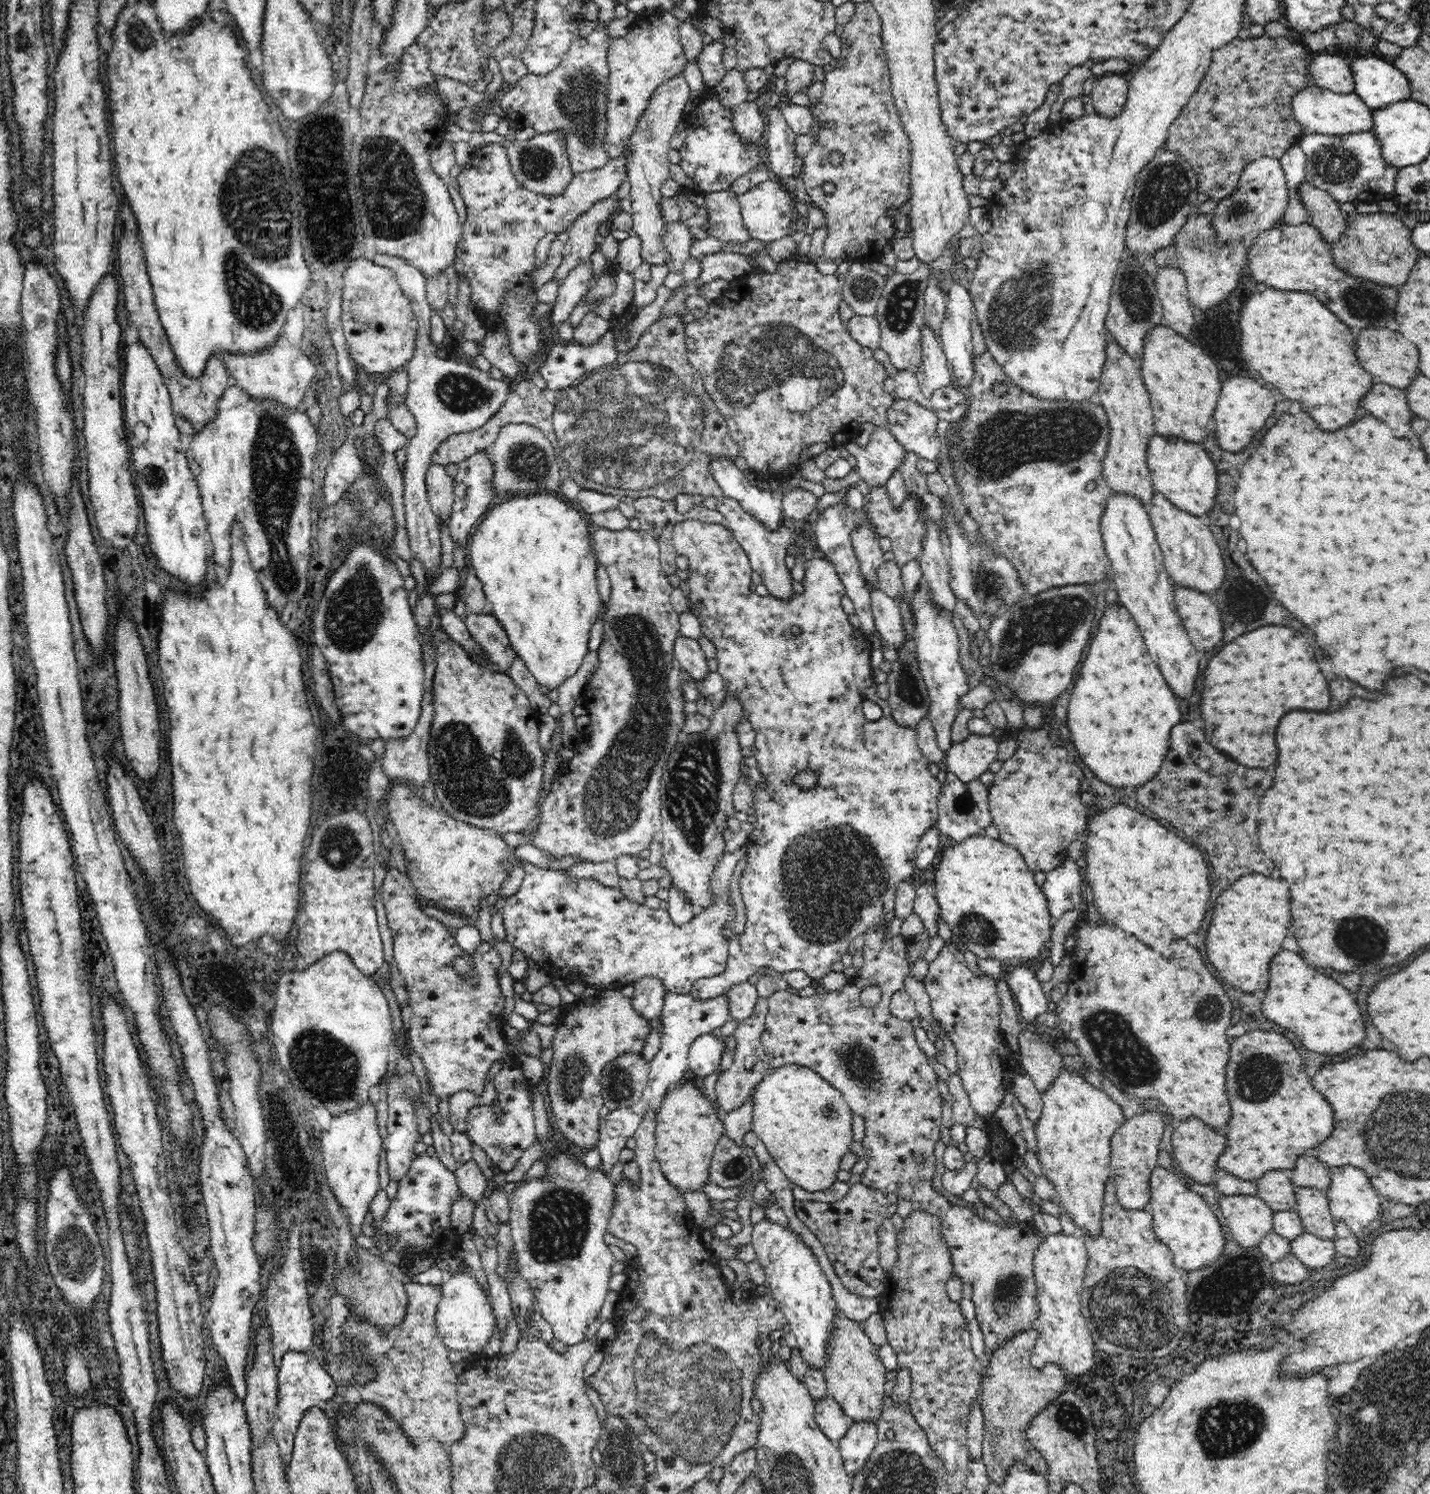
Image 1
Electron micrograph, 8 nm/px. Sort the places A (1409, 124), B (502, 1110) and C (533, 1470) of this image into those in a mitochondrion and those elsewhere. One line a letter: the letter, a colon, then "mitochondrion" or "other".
A: other
B: other
C: mitochondrion

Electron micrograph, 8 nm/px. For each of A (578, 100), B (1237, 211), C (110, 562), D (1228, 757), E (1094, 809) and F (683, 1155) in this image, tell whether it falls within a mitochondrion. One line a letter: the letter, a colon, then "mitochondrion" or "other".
A: mitochondrion
B: mitochondrion
C: other
D: other
E: other
F: other

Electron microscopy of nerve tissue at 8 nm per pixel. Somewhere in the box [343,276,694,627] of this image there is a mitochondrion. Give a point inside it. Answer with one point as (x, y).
(458, 393)

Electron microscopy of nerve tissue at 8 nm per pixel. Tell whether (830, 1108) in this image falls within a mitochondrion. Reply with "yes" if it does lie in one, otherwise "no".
yes

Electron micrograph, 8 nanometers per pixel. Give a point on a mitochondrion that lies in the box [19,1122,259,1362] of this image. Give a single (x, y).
(74, 1254)

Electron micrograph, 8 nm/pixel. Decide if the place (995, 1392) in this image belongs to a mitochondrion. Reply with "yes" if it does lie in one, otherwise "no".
no

